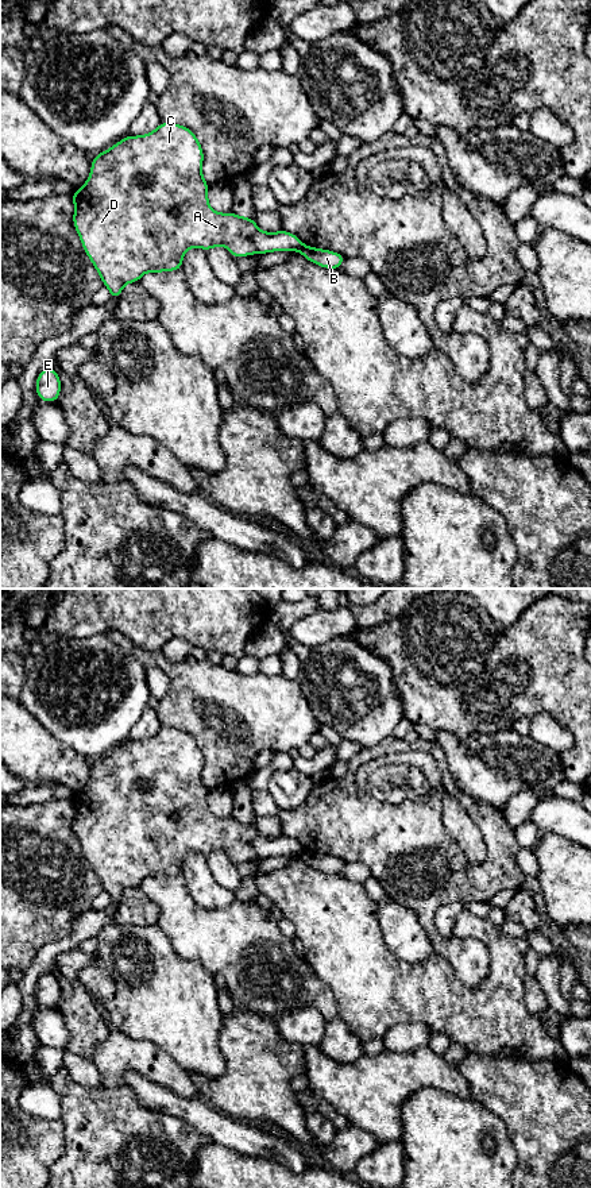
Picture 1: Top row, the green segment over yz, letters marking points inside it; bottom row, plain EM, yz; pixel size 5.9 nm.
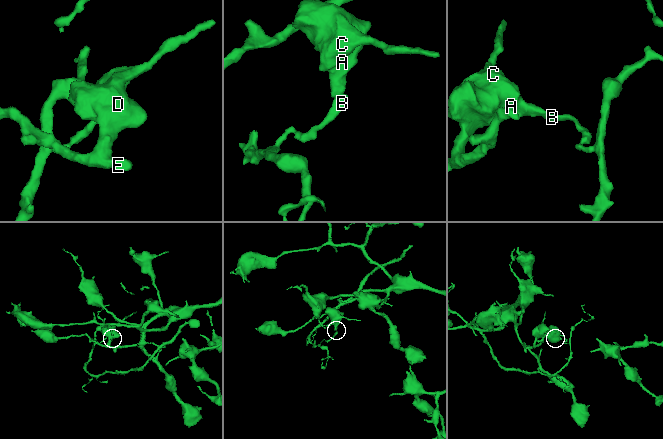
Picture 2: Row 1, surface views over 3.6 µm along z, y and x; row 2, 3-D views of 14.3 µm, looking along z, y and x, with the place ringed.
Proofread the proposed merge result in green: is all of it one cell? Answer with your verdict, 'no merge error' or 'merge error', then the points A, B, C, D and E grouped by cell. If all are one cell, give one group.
merge error; A C D E / B

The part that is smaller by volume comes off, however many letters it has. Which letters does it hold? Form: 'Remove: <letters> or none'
Remove: B

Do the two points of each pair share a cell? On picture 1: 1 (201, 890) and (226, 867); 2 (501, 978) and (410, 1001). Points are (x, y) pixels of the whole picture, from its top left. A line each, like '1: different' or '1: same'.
1: different
2: same

